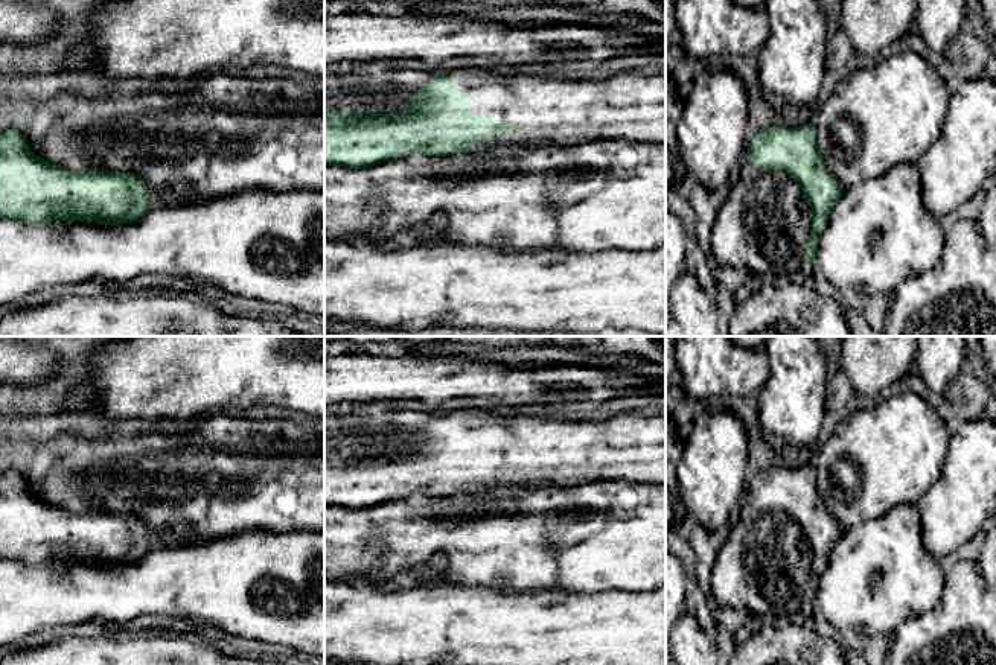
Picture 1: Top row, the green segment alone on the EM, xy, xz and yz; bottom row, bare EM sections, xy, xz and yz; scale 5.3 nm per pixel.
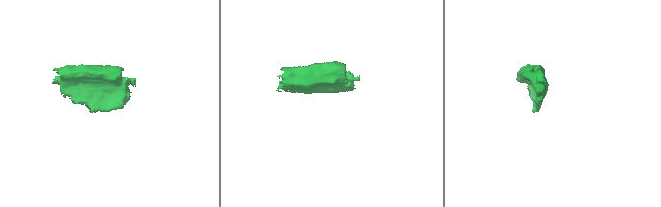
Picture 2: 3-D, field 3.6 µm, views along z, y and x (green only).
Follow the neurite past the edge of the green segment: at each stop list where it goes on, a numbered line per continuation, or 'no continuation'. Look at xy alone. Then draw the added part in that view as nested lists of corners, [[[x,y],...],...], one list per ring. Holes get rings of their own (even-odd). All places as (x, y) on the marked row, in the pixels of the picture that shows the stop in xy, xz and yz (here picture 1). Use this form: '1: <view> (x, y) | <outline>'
1: xy (162, 198) | [[[148,187],[148,201],[154,202],[155,207],[168,207],[175,204],[186,204],[192,201],[204,201],[206,198],[177,198],[171,190],[155,190]]]

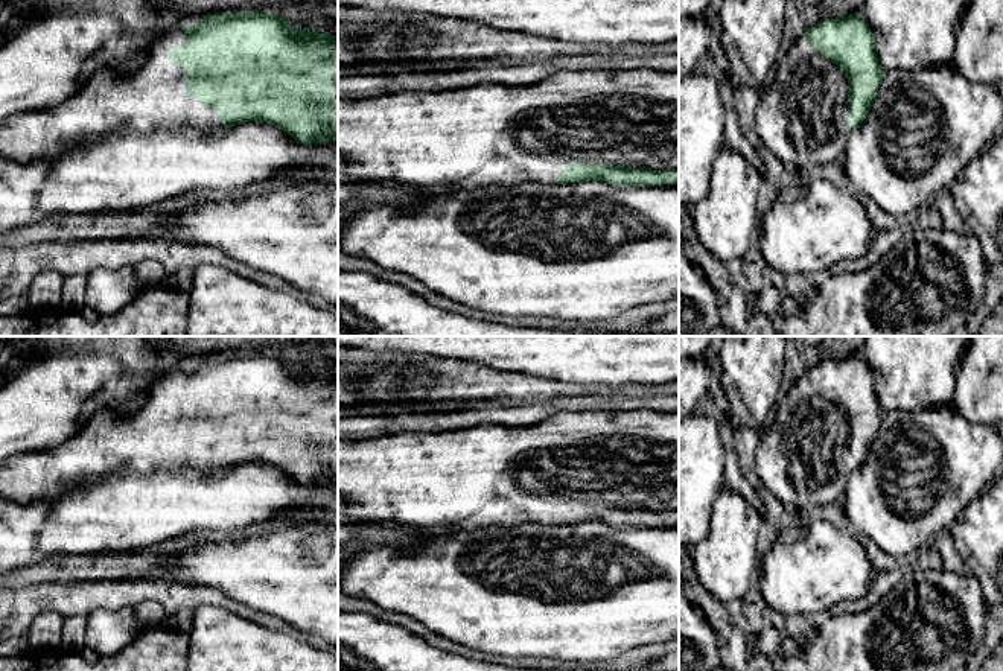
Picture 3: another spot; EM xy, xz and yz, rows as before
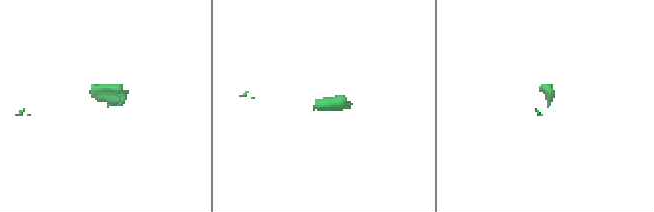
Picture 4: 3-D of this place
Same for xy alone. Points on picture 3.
1: xy (149, 99) | [[[181,26],[164,30],[152,41],[143,64],[137,70],[123,73],[102,67],[64,103],[6,117],[0,122],[0,157],[15,163],[56,158],[76,143],[107,137],[120,128],[129,128],[146,135],[160,131],[172,134],[219,131],[224,125],[218,120],[218,111],[201,105],[195,96],[187,97],[183,67],[169,64],[169,47],[183,44]]]

